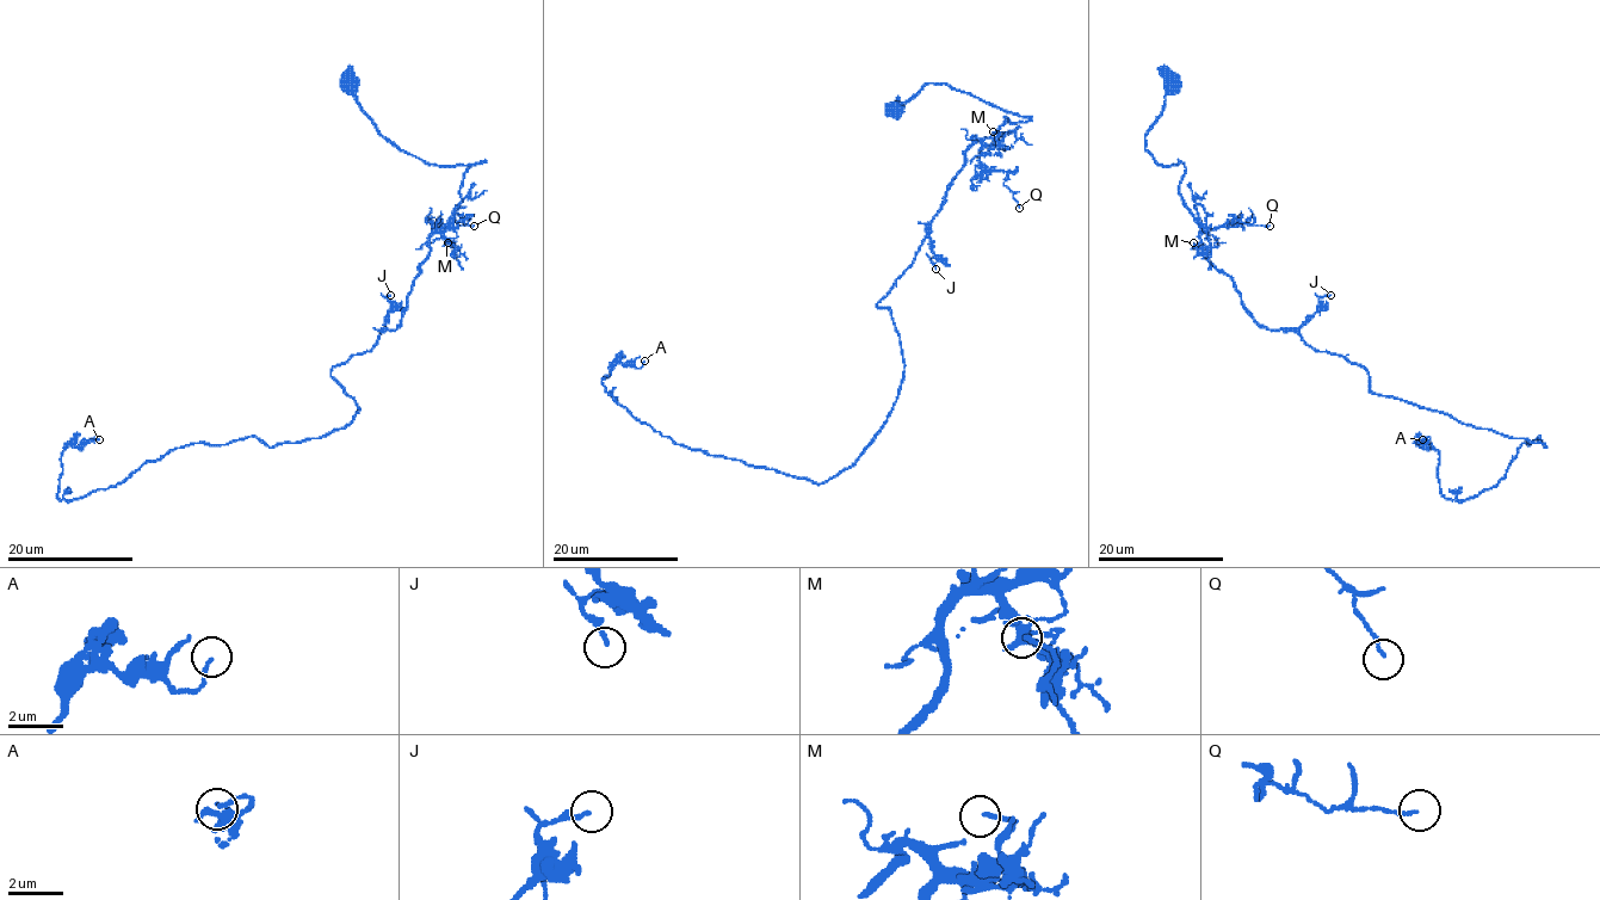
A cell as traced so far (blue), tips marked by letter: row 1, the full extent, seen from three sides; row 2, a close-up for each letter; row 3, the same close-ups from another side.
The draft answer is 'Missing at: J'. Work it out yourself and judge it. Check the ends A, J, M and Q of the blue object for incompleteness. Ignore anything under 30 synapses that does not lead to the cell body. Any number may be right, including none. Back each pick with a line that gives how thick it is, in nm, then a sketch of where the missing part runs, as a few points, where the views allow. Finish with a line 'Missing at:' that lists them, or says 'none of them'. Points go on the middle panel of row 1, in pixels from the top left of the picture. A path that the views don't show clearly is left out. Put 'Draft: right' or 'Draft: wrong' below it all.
Missing at: none of them
Draft: wrong

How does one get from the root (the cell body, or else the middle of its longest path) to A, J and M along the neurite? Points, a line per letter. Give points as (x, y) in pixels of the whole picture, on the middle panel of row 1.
A: (893, 110), (1029, 119), (876, 306), (904, 375), (865, 452), (814, 484), (675, 444), (601, 381), (644, 361)
J: (893, 110), (926, 85), (945, 82), (1029, 119), (1005, 117), (965, 153), (931, 223), (936, 269)
M: (893, 110), (926, 85), (945, 82), (1029, 119), (1005, 117), (989, 146), (998, 148), (1000, 134), (993, 131)

